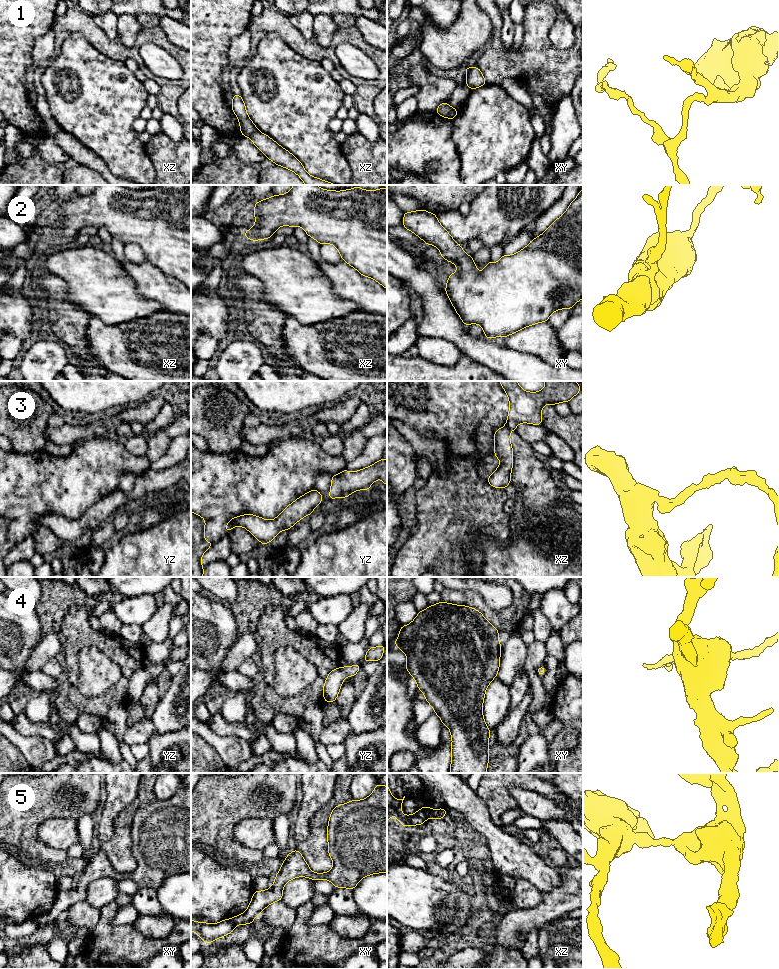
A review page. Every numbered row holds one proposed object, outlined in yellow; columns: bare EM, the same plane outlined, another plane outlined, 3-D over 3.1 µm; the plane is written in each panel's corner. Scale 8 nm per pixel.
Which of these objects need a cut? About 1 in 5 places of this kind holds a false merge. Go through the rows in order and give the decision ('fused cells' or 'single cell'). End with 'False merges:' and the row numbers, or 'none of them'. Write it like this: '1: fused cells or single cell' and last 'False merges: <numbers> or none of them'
1: fused cells
2: single cell
3: fused cells
4: single cell
5: fused cells
False merges: 1, 3, 5

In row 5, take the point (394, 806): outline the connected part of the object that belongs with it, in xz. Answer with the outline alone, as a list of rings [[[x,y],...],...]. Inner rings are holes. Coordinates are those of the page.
[[[387,785],[387,821],[393,814],[404,827],[422,825],[429,818],[430,807],[424,806],[412,815],[403,815],[401,811],[404,798],[405,796],[402,799],[394,799]]]

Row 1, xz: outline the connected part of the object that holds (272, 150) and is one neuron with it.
[[[256,131],[250,136],[250,139],[266,158],[272,160],[275,165],[295,172],[306,185],[336,185],[309,175],[302,163],[293,154],[281,147],[268,135]]]

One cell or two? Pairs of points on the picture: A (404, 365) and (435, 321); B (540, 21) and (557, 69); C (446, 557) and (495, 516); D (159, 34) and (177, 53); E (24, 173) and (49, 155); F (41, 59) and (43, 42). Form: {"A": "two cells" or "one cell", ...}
{"A": "two cells", "B": "one cell", "C": "one cell", "D": "one cell", "E": "two cells", "F": "one cell"}

